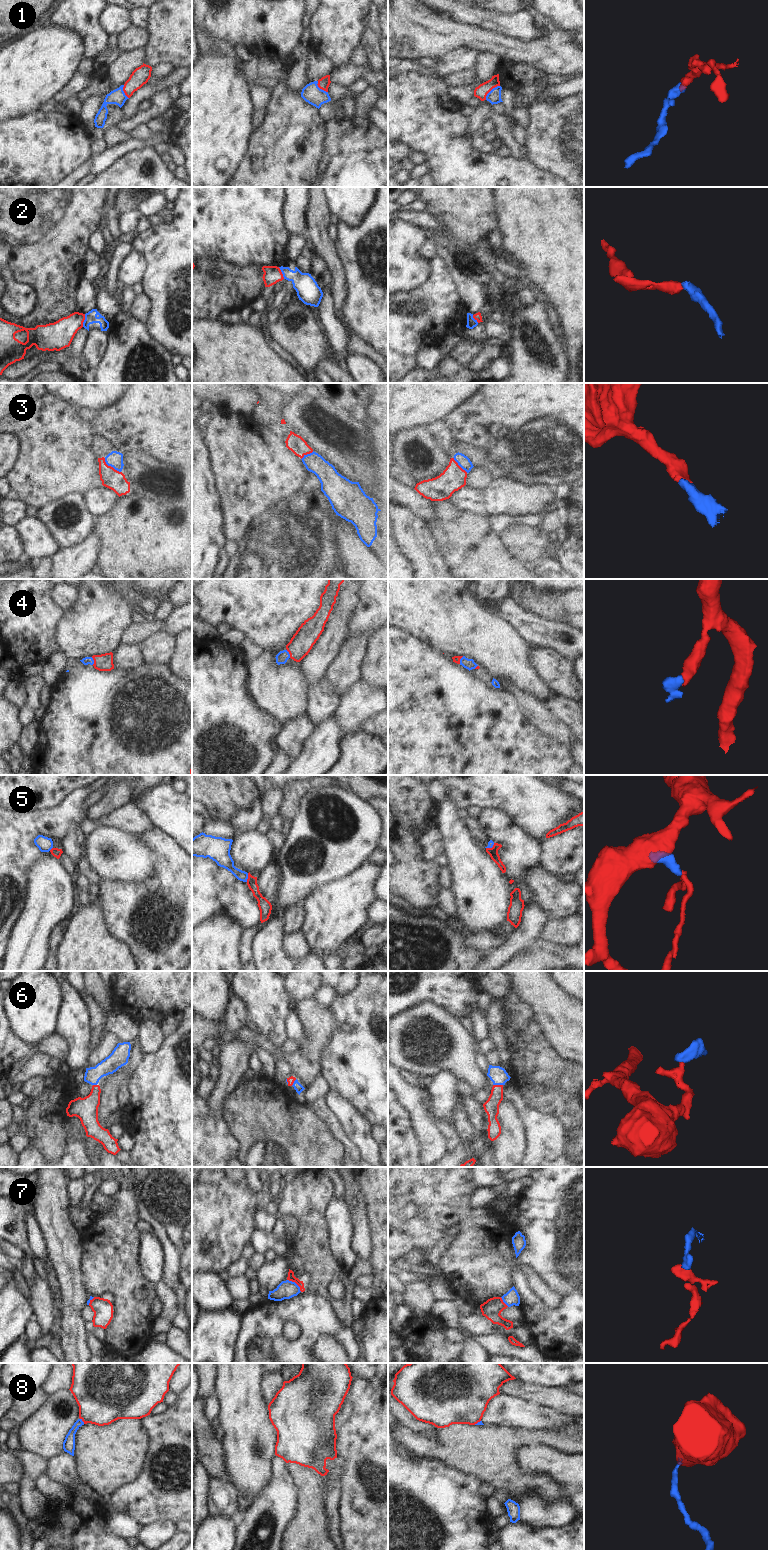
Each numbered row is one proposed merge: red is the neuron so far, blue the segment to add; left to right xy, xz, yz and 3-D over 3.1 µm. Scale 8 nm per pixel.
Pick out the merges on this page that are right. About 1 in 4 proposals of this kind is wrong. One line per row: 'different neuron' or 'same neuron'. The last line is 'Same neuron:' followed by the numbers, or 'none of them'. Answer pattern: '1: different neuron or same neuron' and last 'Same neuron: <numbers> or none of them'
1: same neuron
2: different neuron
3: same neuron
4: same neuron
5: same neuron
6: same neuron
7: same neuron
8: different neuron
Same neuron: 1, 3, 4, 5, 6, 7

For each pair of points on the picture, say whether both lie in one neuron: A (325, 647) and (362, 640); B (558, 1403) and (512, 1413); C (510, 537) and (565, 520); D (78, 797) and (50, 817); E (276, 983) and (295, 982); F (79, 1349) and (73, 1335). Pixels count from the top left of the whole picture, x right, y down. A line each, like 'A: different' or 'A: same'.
A: different
B: different
C: same
D: same
E: different
F: same

